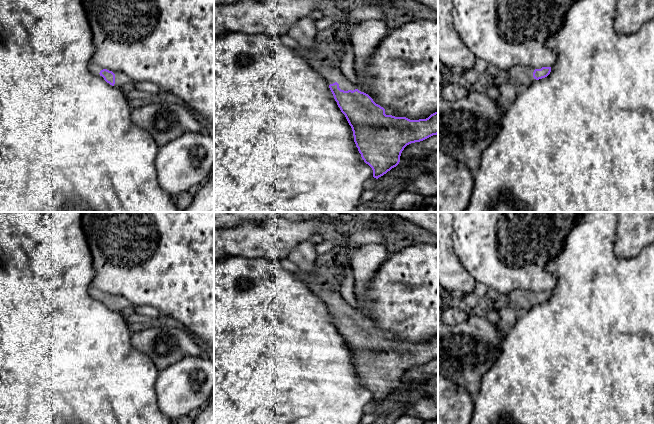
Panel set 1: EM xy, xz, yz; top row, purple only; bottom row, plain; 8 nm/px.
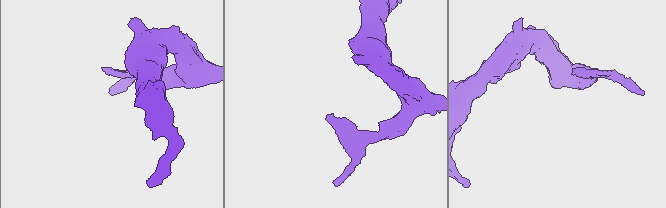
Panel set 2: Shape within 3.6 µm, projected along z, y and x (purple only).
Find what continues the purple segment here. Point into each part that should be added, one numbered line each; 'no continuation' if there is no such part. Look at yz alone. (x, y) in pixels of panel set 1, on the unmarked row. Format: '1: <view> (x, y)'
1: yz (521, 300)

